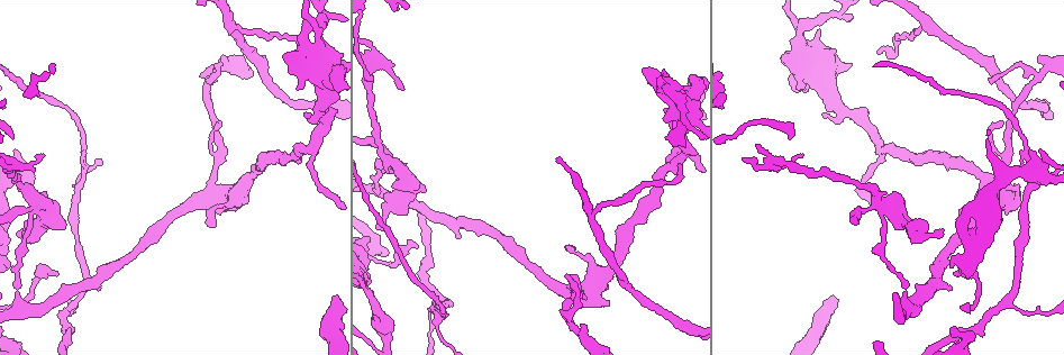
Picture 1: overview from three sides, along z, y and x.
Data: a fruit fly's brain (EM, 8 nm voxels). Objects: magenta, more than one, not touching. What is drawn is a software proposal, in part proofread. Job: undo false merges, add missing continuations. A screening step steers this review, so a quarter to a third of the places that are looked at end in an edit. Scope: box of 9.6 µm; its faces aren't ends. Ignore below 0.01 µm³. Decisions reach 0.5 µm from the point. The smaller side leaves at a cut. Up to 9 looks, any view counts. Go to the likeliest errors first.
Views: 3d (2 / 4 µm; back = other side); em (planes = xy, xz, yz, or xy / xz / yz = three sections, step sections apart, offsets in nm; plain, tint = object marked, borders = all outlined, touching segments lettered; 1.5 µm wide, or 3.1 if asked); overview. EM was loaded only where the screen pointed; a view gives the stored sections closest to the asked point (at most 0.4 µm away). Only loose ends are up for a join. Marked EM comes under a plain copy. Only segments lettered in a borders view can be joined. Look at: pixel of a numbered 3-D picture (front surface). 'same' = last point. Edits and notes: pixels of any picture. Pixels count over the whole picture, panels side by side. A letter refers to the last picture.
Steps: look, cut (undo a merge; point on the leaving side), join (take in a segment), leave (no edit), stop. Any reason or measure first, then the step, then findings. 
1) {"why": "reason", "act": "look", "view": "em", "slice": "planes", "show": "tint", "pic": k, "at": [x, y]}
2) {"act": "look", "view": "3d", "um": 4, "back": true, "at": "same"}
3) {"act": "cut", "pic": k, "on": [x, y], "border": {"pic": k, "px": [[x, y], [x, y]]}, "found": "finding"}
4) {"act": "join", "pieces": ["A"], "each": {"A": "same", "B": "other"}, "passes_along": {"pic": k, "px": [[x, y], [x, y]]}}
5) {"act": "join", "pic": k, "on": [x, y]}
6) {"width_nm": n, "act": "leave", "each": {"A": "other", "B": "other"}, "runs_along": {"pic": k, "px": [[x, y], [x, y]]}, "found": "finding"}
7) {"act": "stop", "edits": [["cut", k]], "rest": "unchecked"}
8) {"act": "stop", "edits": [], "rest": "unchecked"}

{"why": "an open end", "act": "look", "view": "3d", "um": 4, "pic": 1, "at": [22, 229]}

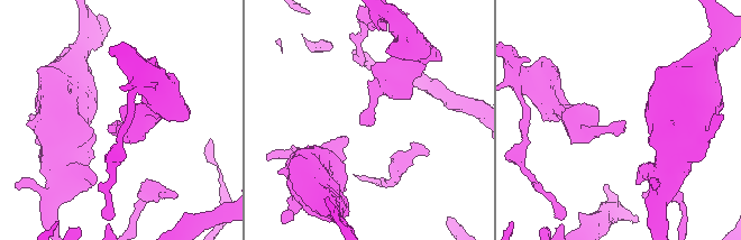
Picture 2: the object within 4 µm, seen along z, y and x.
{"why": "now the EM", "act": "look", "view": "em", "slice": "xz", "step": 4, "show": "tint", "pic": 2, "at": [115, 121]}

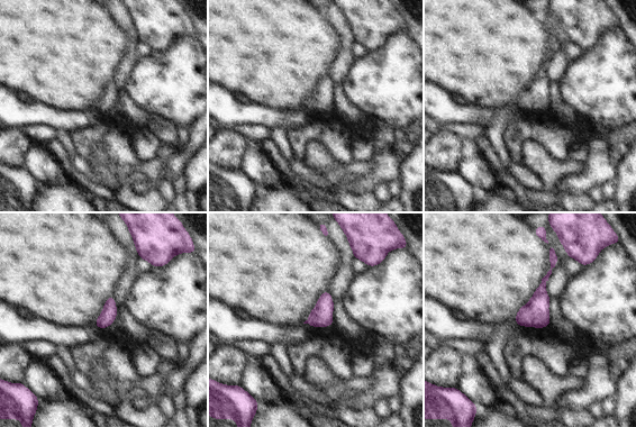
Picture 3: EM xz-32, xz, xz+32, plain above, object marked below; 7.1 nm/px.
{"why": "cut it another way", "act": "look", "view": "em", "slice": "planes", "show": "borders", "at": "same"}

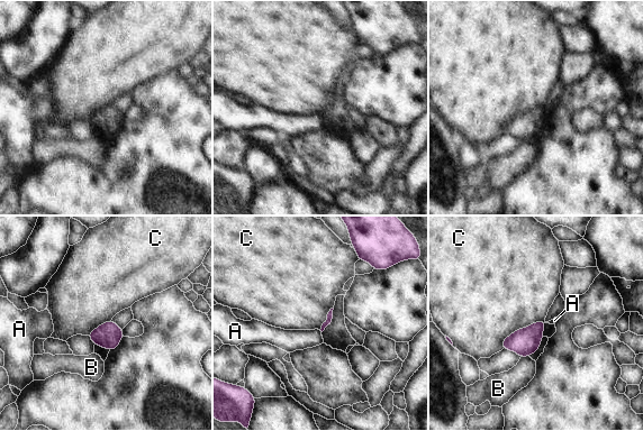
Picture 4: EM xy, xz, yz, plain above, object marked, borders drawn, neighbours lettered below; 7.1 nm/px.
{"act": "leave", "each": {"A": "other", "B": "other", "C": "other"}, "found": "no lettered segment goes on from it"}

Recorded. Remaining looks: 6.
{"why": "an open end", "act": "look", "view": "em", "slice": "xy", "step": 8, "show": "tint", "pic": 1, "at": [213, 227]}

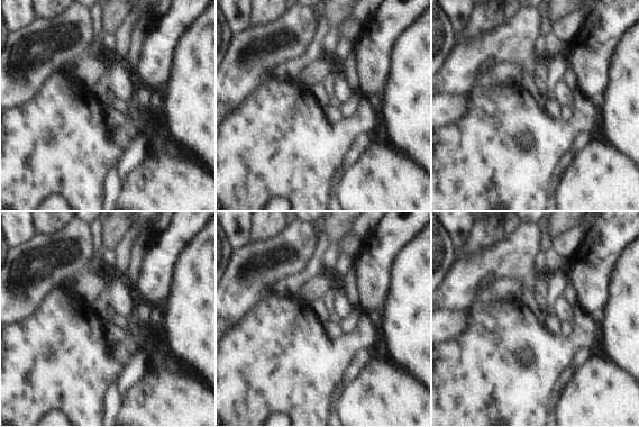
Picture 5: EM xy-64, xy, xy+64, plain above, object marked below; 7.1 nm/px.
{"why": "another direction", "act": "look", "view": "em", "slice": "xz", "step": 8, "show": "borders", "at": "same"}

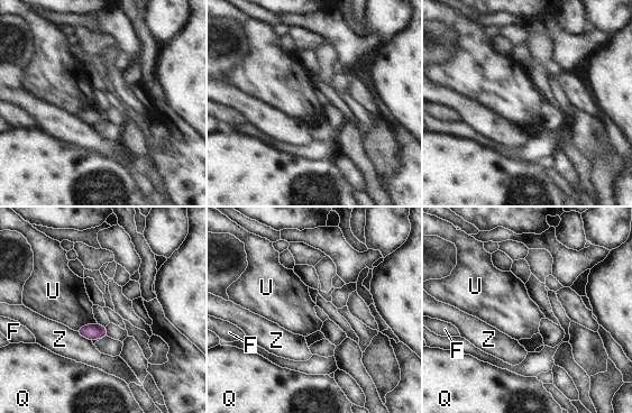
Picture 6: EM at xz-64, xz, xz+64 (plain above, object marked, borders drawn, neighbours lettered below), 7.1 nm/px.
{"longest_contact_nm": ["U", 170], "act": "leave", "each": {"F": "other", "Q": "other", "U": "other", "Z": "other"}, "found": "no lettered segment goes on from it"}

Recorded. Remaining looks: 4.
{"why": "three-way junction", "act": "look", "view": "3d", "um": 2, "pic": 1, "at": [1035, 80]}

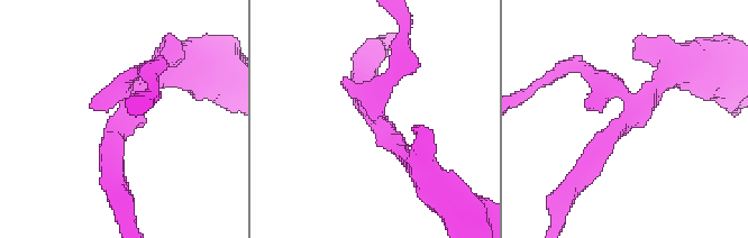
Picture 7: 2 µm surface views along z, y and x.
{"arms": 3, "why": "need the tissue", "act": "look", "view": "em", "slice": "xy", "step": 4, "show": "tint", "pic": 7, "at": [376, 120]}

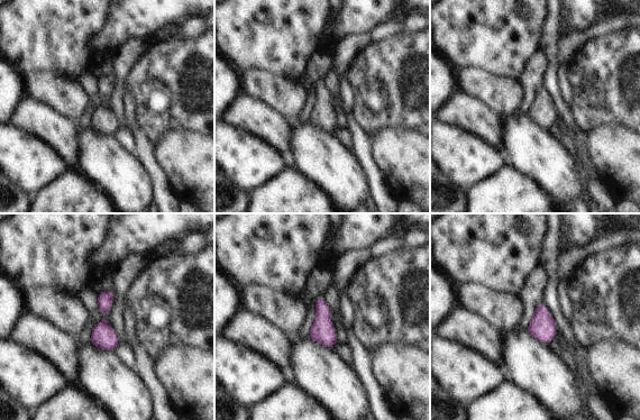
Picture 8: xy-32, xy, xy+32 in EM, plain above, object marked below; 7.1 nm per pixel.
{"act": "look", "view": "em", "slice": "planes", "show": "borders", "at": "same"}

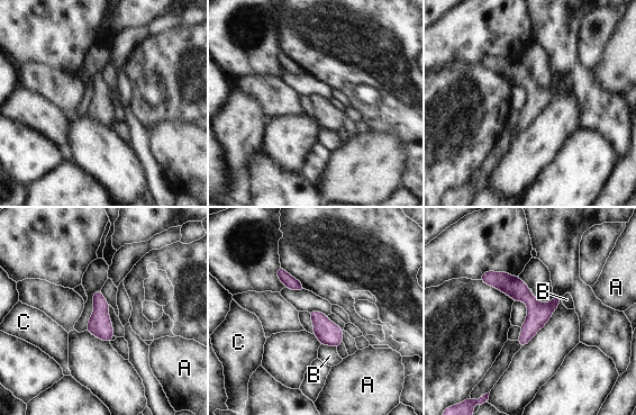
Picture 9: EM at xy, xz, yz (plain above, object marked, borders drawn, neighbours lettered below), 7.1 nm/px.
{"longest_contact_nm": ["B", 120], "act": "leave", "each": {"A": "other", "B": "other", "C": "other"}, "border": {"pic": 9, "px": [[320, 344], [327, 344], [336, 349]]}, "found": "one cell here"}

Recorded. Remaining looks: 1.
{"why": "a fork", "act": "look", "view": "em", "slice": "planes", "show": "borders", "pic": 1, "at": [925, 29]}

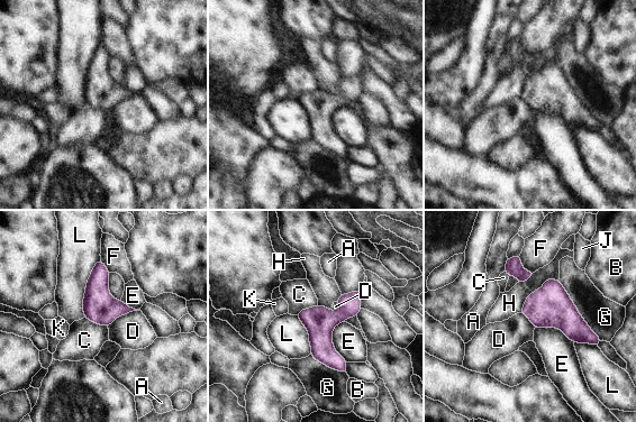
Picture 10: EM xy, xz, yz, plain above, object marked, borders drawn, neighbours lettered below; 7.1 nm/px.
{"act": "leave", "each": {"A": "other", "B": "other", "C": "other", "D": "other", "E": "other", "F": "other", "G": "other", "H": "other", "J": "other", "K": "other", "L": "other"}, "found": "one cell here"}

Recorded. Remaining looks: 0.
{"act": "stop", "edits": [], "rest": "unchecked"}

